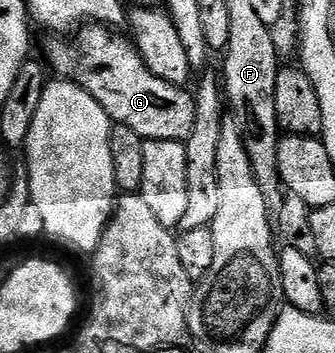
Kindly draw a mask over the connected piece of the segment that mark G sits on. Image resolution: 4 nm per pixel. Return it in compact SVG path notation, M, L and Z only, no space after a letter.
M83 26L78 29L74 38L52 39L55 41L47 48L48 61L46 60L50 71L56 77L66 78L72 84L78 84L80 88L84 88L106 110L114 123L129 126L129 130L137 130L137 134L141 134L145 142L148 140L185 142L189 134L193 134L194 95L186 87L170 84L153 75L149 66L140 58L134 43L126 35L125 37L114 36L111 32L114 31L107 26Z

